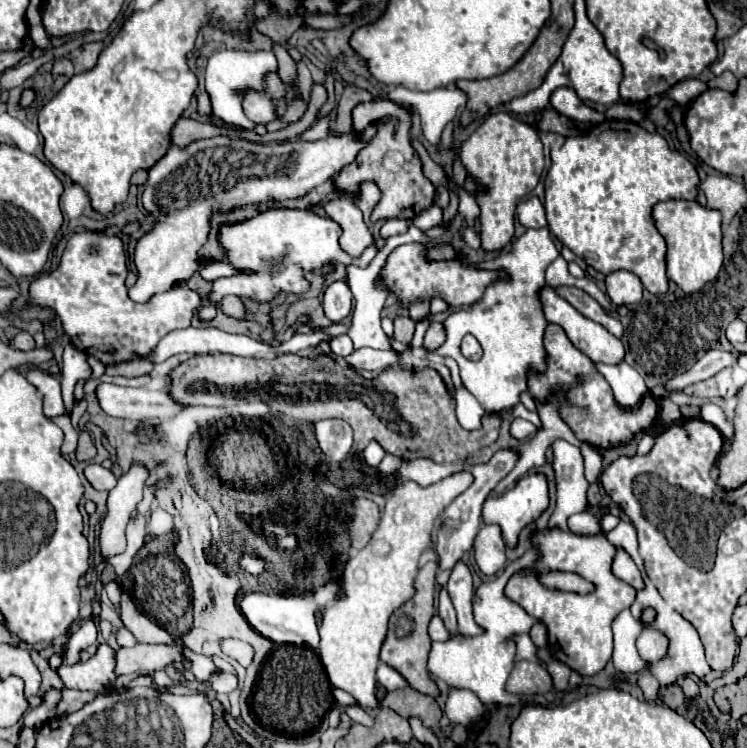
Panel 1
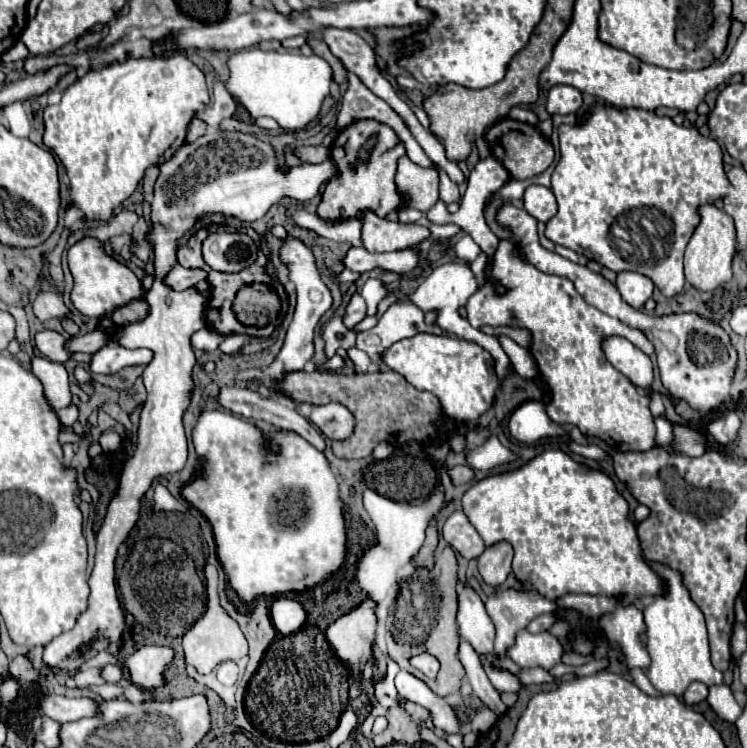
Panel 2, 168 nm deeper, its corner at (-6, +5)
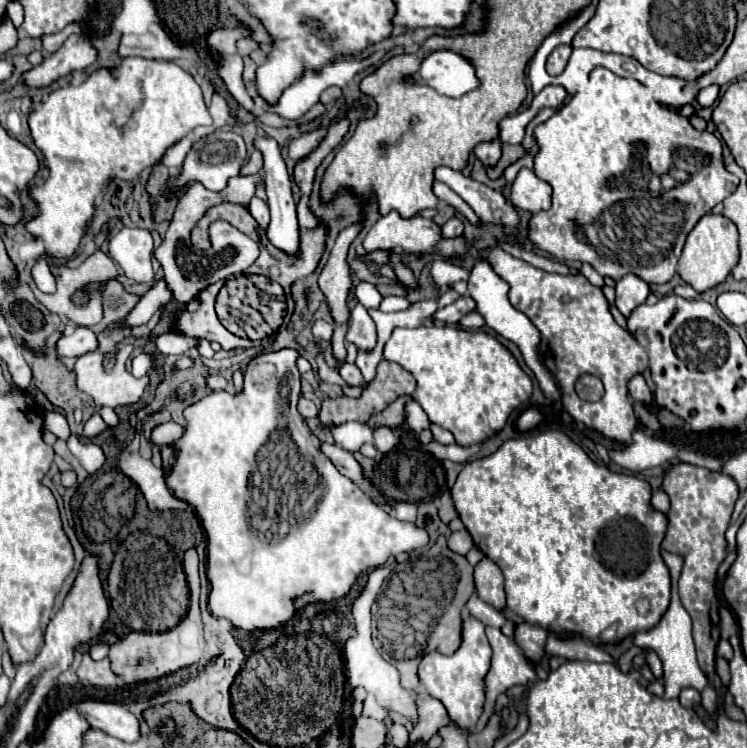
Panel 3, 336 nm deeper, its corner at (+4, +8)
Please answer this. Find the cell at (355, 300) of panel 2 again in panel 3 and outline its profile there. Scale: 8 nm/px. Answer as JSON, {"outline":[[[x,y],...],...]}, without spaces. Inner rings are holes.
{"outline":[[[356,305],[350,313],[352,323],[348,327],[346,333],[346,341],[354,343],[360,351],[370,351],[376,345],[376,325],[372,321],[372,317],[368,315],[364,305]]]}

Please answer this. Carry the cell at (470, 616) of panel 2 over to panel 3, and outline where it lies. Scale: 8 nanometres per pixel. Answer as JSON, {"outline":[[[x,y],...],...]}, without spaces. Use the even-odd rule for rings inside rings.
{"outline":[[[464,615],[464,643],[460,645],[460,649],[450,656],[444,656],[438,651],[430,652],[422,658],[418,667],[420,687],[424,687],[430,697],[438,699],[446,707],[450,721],[460,729],[474,727],[482,715],[486,699],[484,679],[490,671],[490,657],[492,649],[486,639],[484,625],[472,615]]]}

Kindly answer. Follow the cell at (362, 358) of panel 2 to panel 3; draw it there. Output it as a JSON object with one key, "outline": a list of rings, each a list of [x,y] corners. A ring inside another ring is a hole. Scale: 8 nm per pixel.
{"outline":[[[344,363],[344,365],[338,369],[338,373],[340,373],[342,379],[346,381],[346,385],[350,385],[350,387],[358,387],[358,385],[364,383],[364,379],[362,379],[362,375],[360,375],[360,369],[358,369],[356,365]]]}

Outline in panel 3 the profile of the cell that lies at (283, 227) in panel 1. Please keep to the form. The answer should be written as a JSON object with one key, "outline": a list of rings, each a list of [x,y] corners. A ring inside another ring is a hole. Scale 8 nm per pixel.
{"outline":[[[252,197],[248,209],[250,209],[252,217],[258,221],[258,225],[260,225],[262,229],[266,229],[266,227],[268,227],[268,221],[270,221],[270,213],[268,213],[266,201],[262,201],[262,199],[258,199],[258,197]]]}

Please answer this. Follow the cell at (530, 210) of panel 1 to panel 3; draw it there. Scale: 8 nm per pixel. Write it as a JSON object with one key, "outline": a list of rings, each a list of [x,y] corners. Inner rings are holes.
{"outline":[[[520,169],[512,183],[510,201],[514,207],[520,207],[530,213],[538,213],[550,209],[552,205],[552,187],[534,175],[532,169]]]}

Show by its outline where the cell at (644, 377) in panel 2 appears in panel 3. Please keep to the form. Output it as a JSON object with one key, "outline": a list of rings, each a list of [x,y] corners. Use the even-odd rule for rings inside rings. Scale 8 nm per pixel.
{"outline":[[[636,375],[636,379],[630,379],[630,385],[628,385],[628,391],[632,395],[634,401],[638,403],[644,403],[644,405],[654,405],[654,397],[652,397],[652,391],[648,389],[646,381],[642,375]]]}

